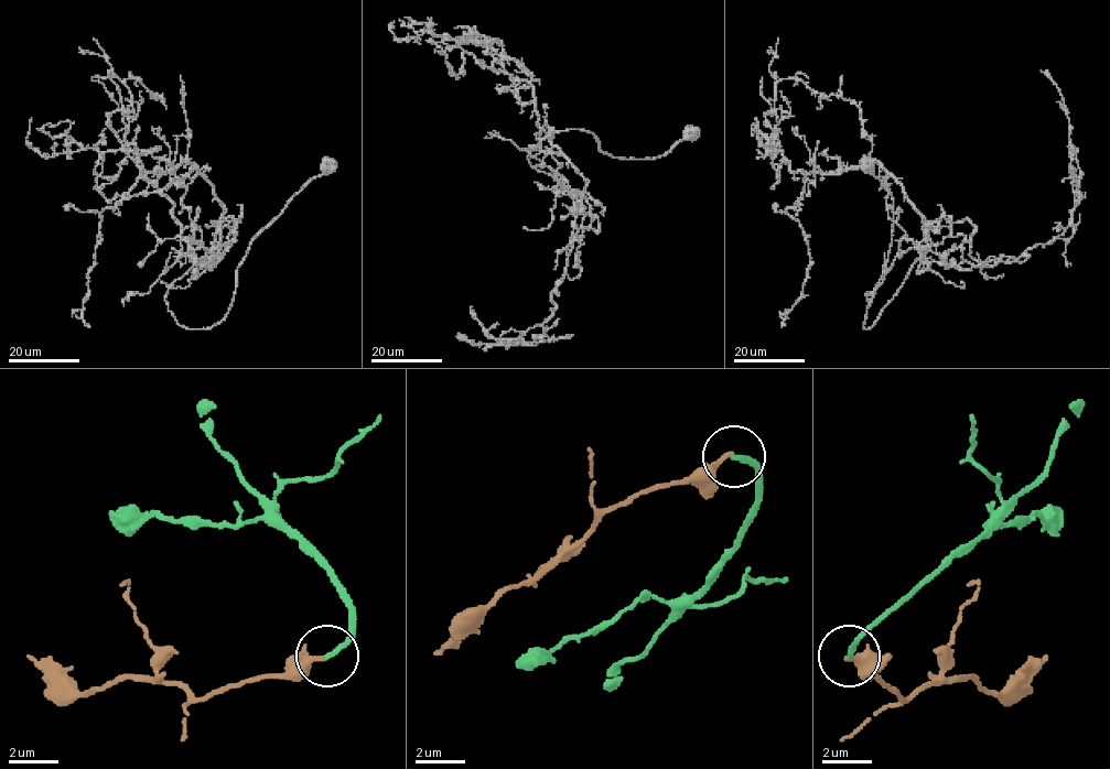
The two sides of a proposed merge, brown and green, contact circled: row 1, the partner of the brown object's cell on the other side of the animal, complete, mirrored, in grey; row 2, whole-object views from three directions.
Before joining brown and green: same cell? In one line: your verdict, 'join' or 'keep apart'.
keep apart

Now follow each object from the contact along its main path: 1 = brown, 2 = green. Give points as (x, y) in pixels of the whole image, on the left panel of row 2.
1: (325, 658), (207, 694), (127, 677), (65, 689), (28, 658)
2: (325, 658), (351, 632), (351, 608), (282, 528), (238, 521), (189, 528), (127, 515), (108, 521)

